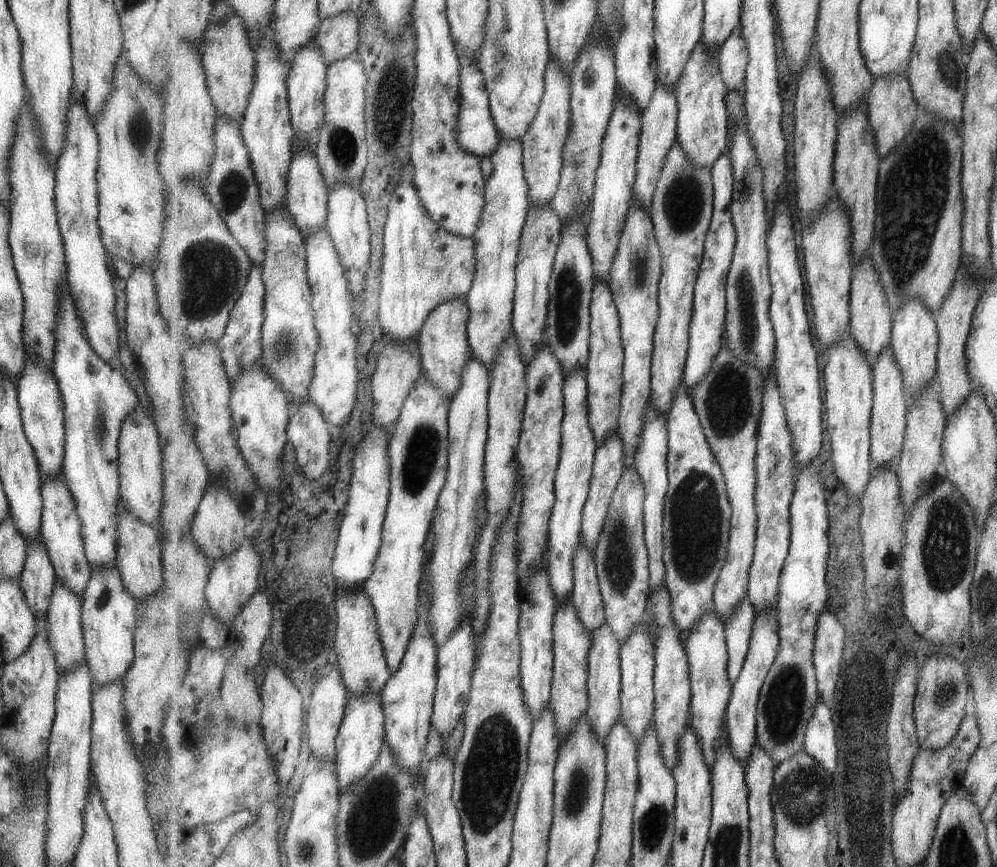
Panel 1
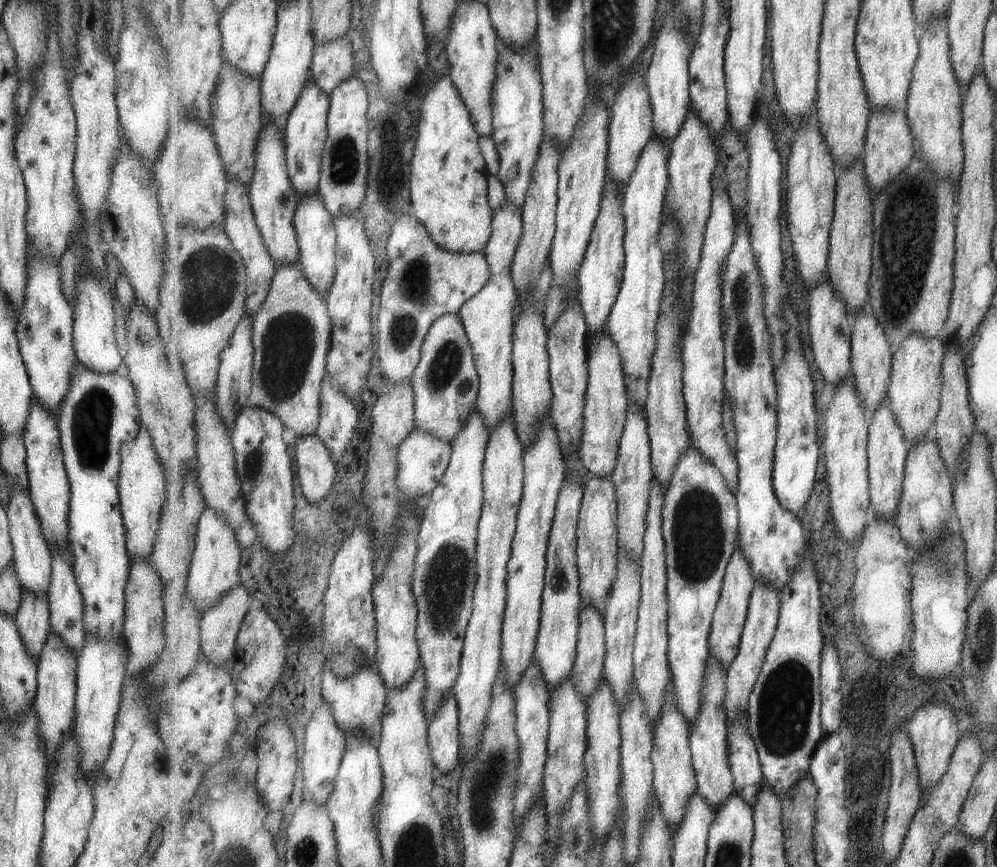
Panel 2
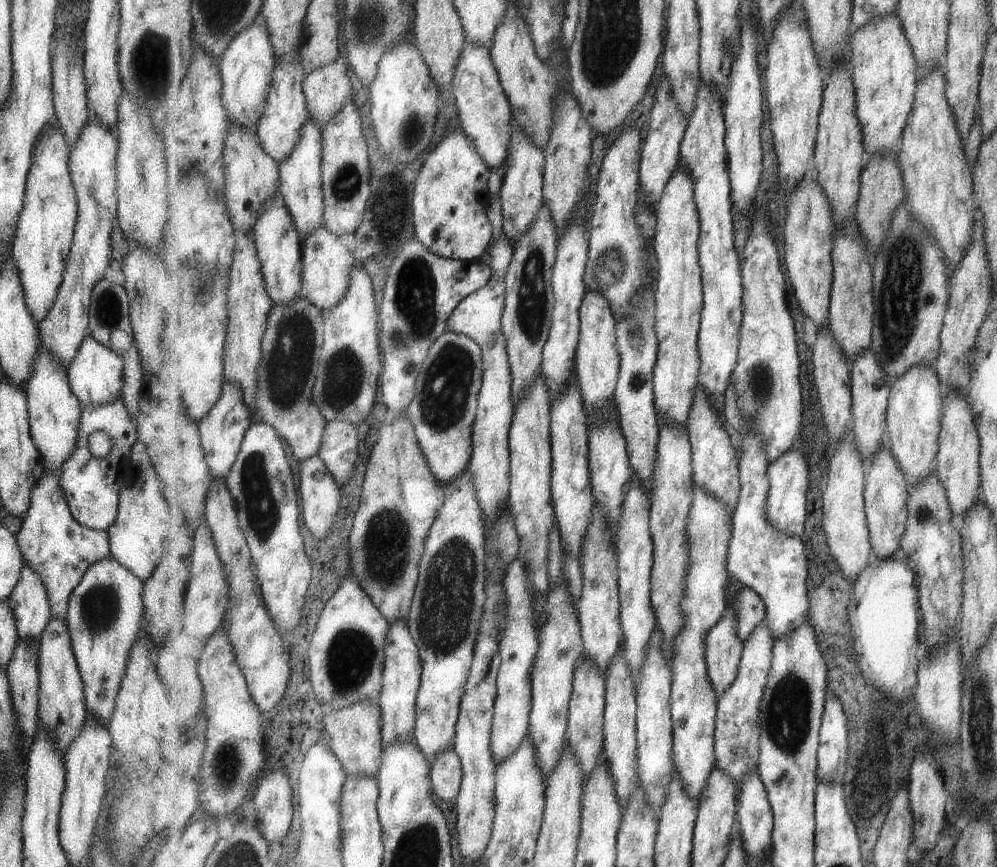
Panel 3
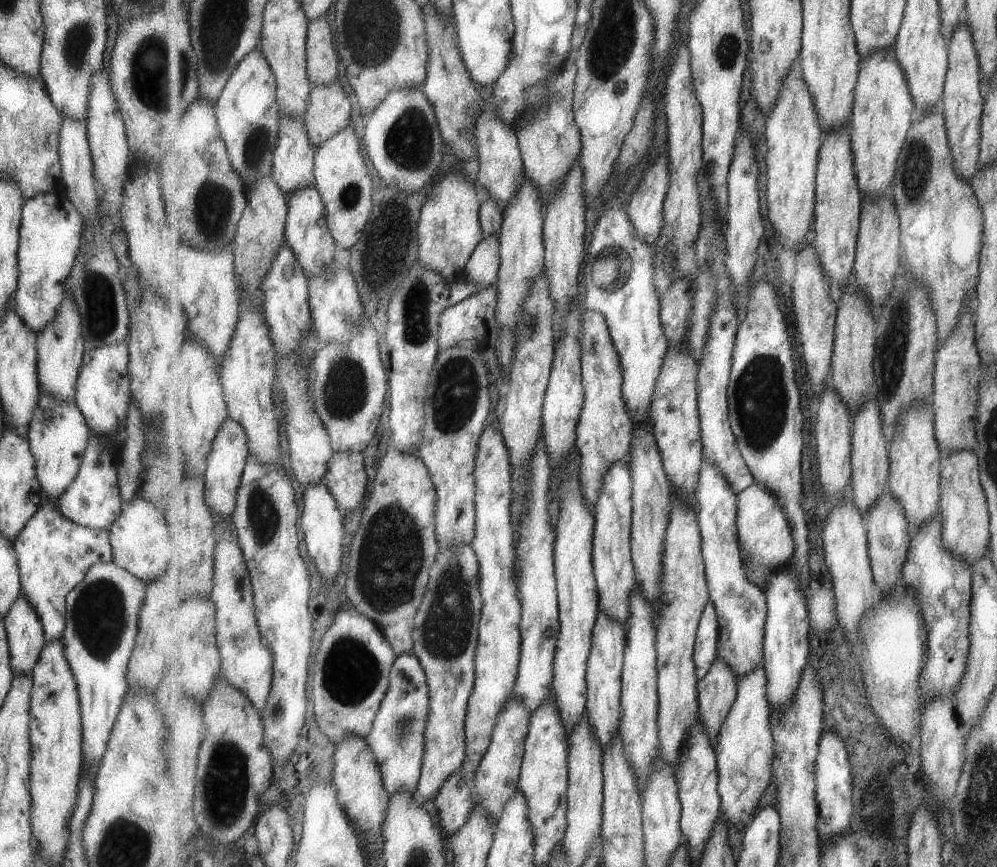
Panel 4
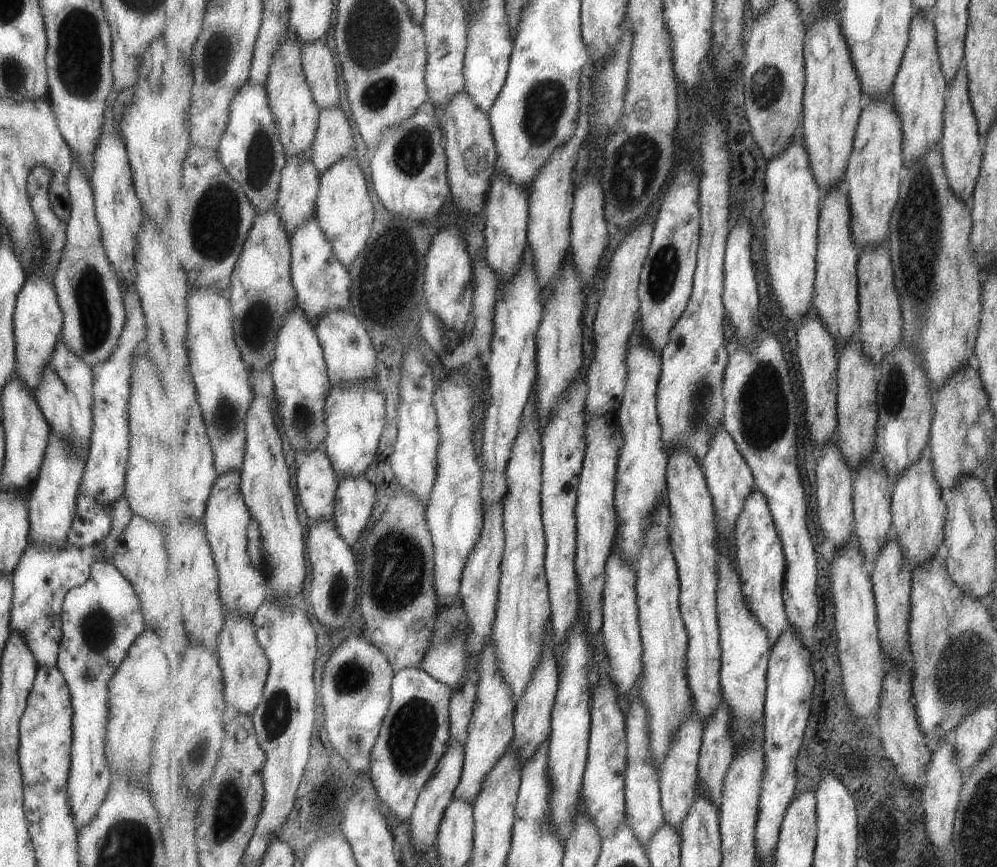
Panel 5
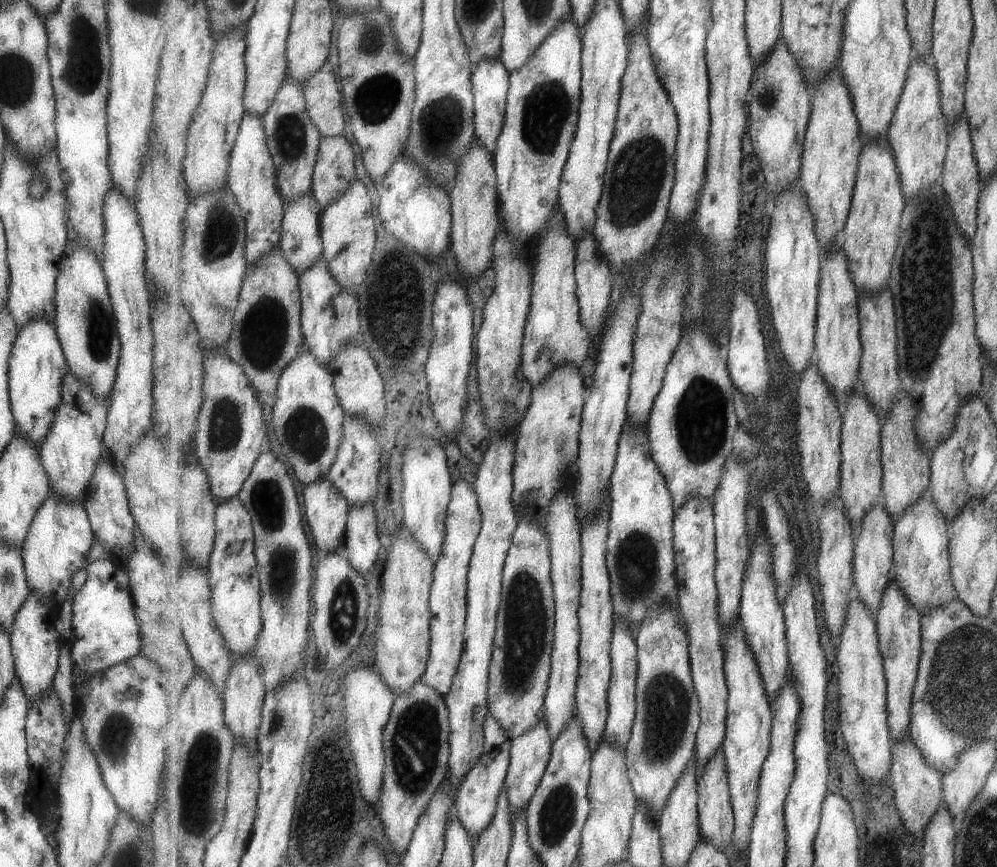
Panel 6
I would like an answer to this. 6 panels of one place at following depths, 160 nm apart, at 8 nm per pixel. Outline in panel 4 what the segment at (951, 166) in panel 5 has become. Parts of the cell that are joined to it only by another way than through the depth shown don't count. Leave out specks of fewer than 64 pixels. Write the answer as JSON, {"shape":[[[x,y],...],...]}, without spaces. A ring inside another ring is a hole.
{"shape":[[[960,25],[950,42],[948,76],[944,86],[943,115],[946,120],[946,131],[952,148],[954,167],[961,180],[968,183],[974,178],[977,170],[977,148],[979,148],[979,116],[981,114],[981,94],[979,94],[979,73],[975,51],[973,50],[970,32],[965,25]]]}

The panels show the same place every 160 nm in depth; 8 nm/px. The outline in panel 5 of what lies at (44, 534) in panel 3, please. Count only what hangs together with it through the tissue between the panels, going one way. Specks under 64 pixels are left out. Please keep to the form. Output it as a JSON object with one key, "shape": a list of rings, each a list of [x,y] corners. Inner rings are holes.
{"shape":[[[96,541],[93,545],[76,547],[67,542],[65,547],[55,551],[53,547],[35,547],[28,542],[12,572],[12,599],[8,625],[22,636],[38,666],[56,666],[62,637],[62,600],[68,590],[91,578],[91,566],[100,560],[99,543],[100,541]]]}

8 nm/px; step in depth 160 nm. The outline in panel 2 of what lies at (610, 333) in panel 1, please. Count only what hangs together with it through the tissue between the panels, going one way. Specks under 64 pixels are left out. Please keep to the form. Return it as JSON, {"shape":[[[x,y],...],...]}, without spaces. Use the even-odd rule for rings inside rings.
{"shape":[[[606,332],[596,335],[594,344],[589,348],[588,394],[584,410],[584,436],[578,454],[589,474],[609,479],[616,471],[620,456],[620,442],[628,420],[629,400],[619,347]]]}

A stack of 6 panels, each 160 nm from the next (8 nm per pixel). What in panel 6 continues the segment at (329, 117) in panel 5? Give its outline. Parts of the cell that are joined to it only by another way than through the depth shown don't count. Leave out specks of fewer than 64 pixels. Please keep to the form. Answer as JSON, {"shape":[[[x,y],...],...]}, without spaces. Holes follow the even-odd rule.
{"shape":[[[343,136],[321,137],[312,194],[325,210],[355,181],[355,152]]]}

